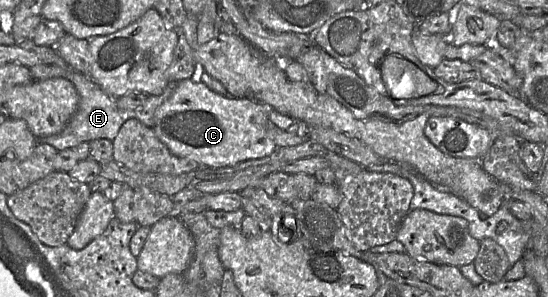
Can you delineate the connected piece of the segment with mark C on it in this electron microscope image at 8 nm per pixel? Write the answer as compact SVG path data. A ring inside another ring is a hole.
M200 81L177 82L171 96L155 111L153 130L170 152L212 168L231 167L269 156L277 145L268 133L268 105L248 98L219 94Z

